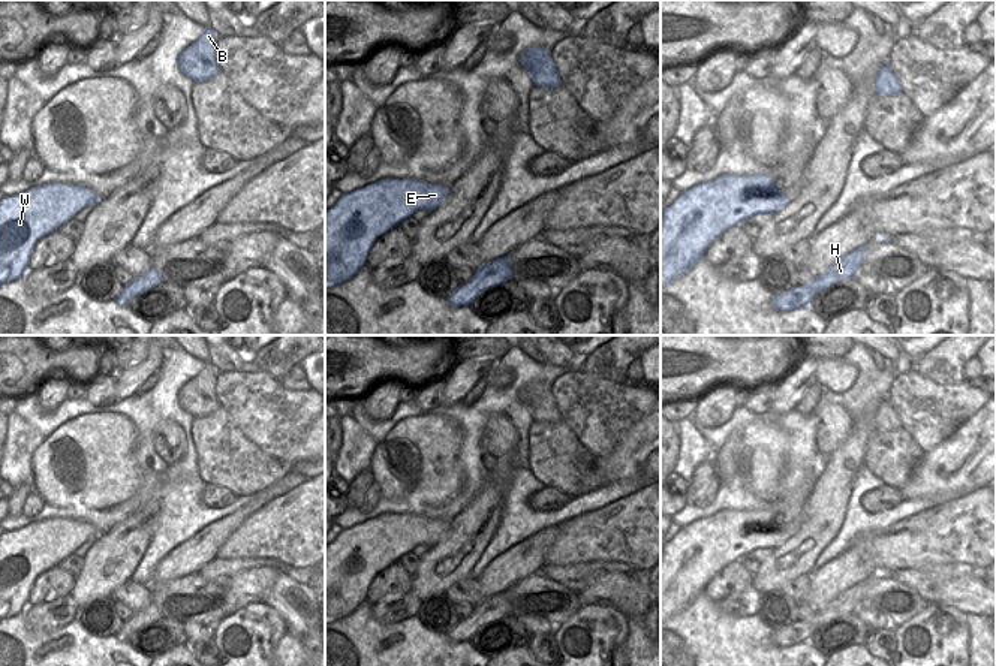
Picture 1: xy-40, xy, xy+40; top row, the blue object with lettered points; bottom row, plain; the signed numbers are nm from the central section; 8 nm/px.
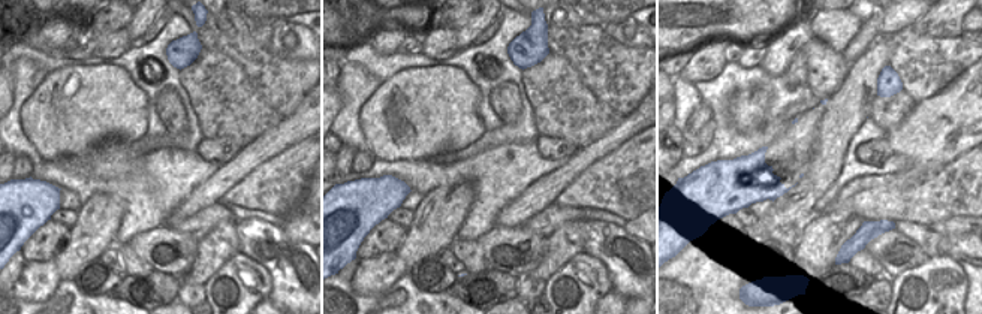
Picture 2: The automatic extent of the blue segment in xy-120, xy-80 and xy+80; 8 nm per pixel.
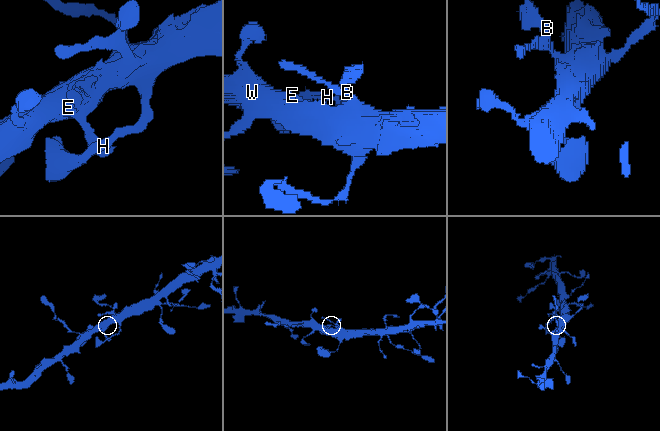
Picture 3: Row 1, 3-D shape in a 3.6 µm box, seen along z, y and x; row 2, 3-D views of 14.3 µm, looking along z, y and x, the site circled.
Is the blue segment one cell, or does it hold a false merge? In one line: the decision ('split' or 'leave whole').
leave whole

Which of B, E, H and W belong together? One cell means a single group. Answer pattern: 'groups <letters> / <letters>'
groups B E H W

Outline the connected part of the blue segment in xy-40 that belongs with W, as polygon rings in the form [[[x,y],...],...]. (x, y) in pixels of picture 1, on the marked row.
[[[60,181],[4,196],[0,202],[0,287],[25,275],[39,239],[97,202],[90,187]]]

